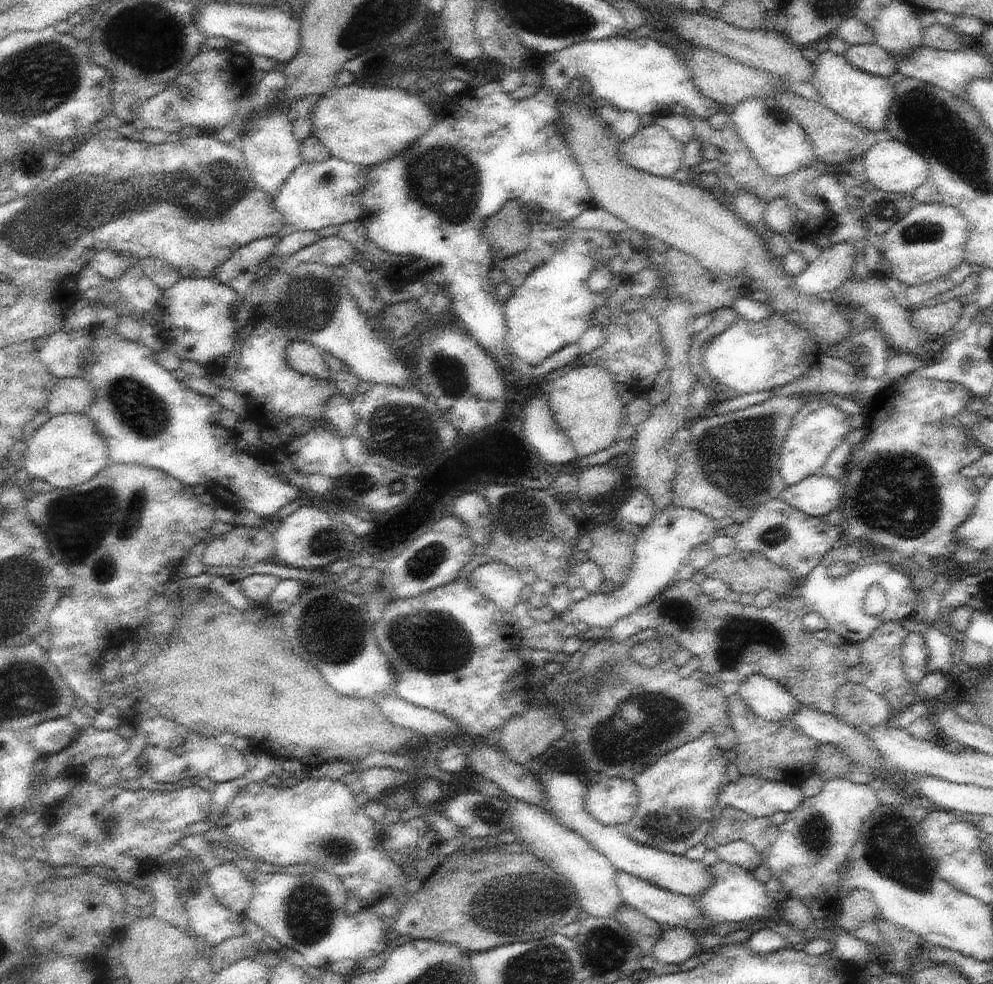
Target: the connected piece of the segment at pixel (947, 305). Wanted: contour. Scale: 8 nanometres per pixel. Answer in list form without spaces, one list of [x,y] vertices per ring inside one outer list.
[[[957,298],[933,307],[922,306],[914,309],[914,313],[911,315],[912,326],[934,338],[939,338],[954,329],[963,310],[964,305]]]

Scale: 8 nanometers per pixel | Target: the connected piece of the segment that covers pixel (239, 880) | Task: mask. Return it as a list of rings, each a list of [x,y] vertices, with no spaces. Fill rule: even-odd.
[[[220,864],[207,874],[216,900],[236,914],[244,915],[253,899],[253,884],[236,864]]]

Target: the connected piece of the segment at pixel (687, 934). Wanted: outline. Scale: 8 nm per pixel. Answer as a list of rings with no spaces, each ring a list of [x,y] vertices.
[[[674,927],[663,931],[653,946],[653,953],[664,964],[682,964],[698,955],[700,938],[692,929]]]

